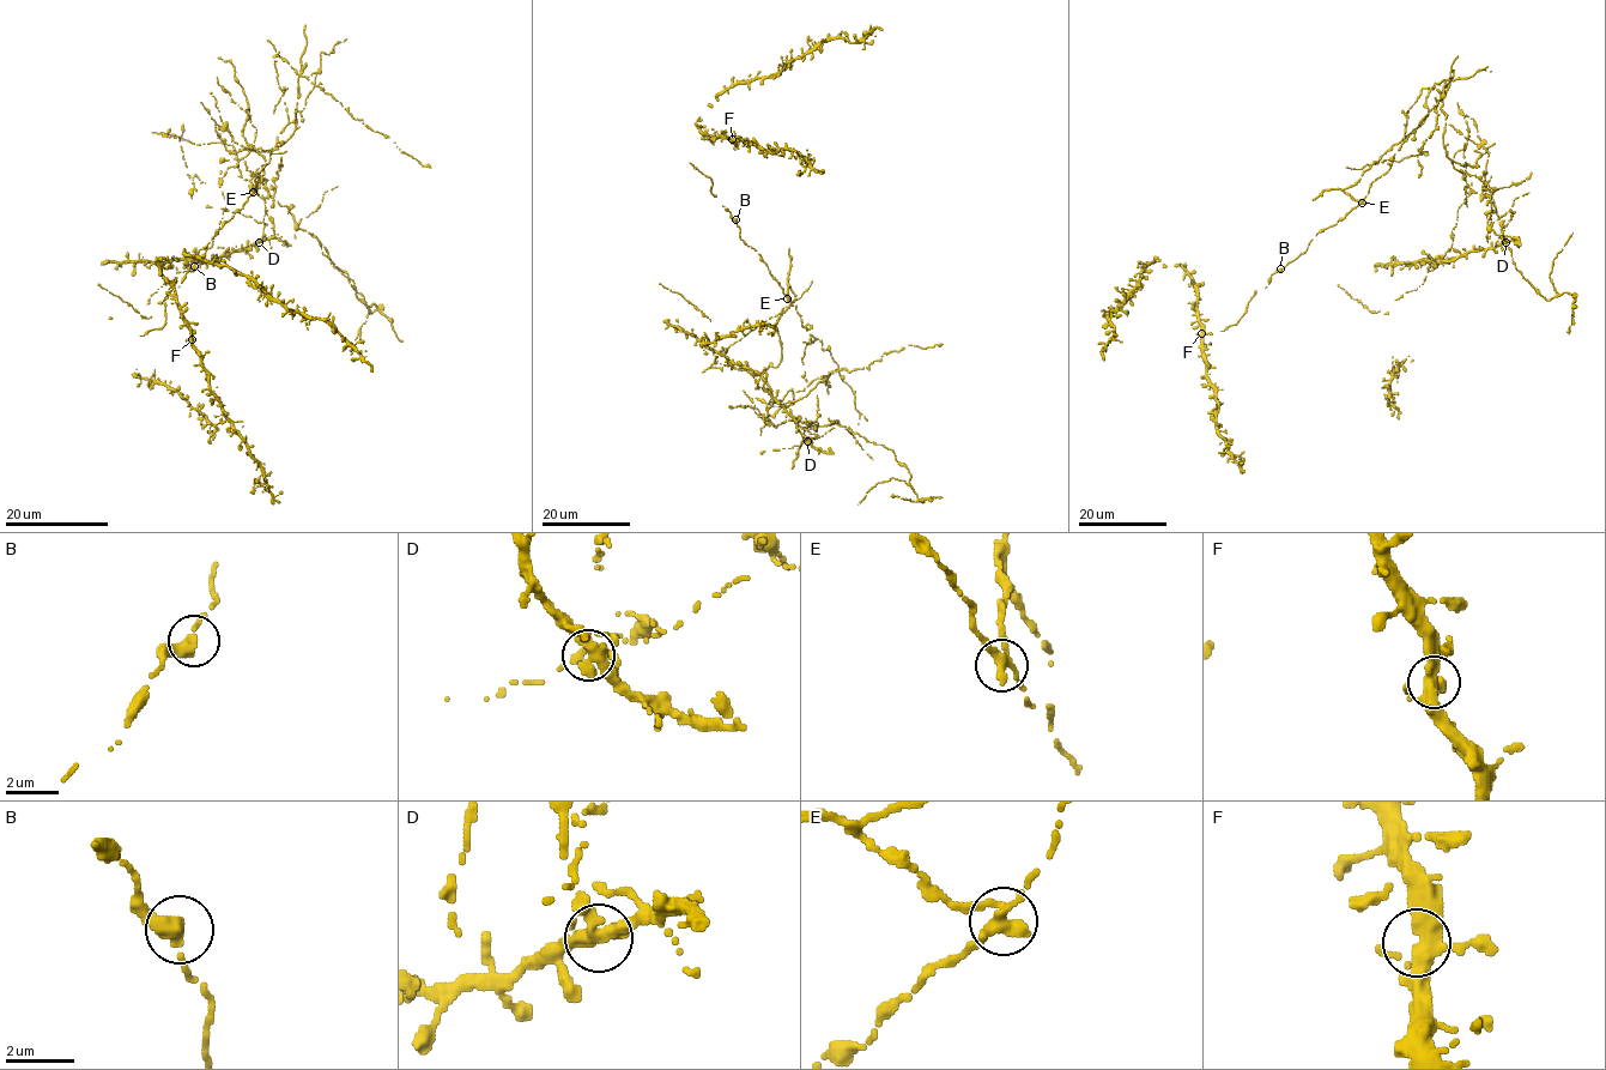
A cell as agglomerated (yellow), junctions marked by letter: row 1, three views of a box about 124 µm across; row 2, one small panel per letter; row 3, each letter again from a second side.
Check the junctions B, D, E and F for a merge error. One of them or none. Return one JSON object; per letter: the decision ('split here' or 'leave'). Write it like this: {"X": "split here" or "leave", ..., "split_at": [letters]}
{"B": "leave", "D": "leave", "E": "split here", "F": "leave", "split_at": ["E"]}

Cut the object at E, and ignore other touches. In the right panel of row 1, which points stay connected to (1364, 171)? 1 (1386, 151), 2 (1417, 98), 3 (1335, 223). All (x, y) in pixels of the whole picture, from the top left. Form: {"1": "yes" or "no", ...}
{"1": "yes", "2": "no", "3": "no"}

